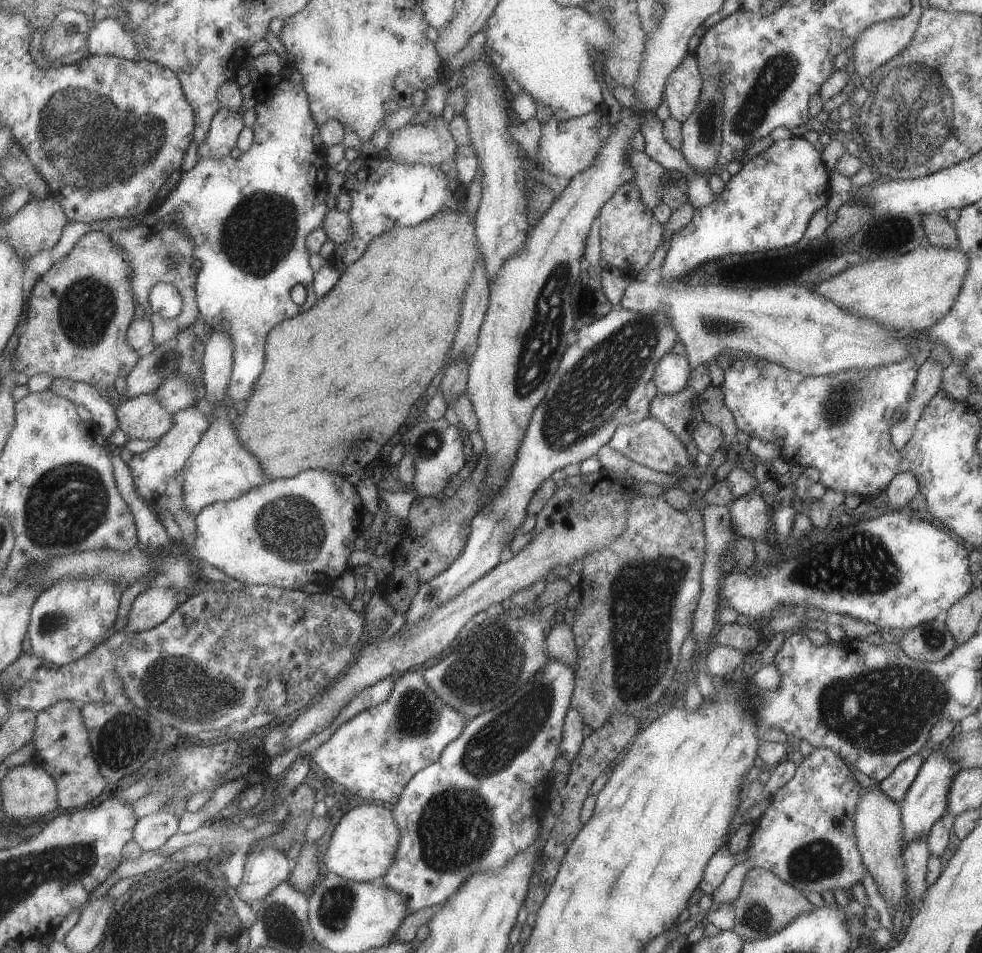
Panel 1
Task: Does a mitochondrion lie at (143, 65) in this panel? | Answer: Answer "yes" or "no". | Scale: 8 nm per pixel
no

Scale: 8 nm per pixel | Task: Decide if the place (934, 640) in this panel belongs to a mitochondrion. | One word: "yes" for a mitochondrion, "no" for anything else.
yes

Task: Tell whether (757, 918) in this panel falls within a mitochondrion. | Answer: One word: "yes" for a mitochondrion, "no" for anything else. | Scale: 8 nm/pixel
yes

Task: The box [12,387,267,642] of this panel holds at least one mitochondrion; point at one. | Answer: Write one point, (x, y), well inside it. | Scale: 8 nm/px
(66, 506)

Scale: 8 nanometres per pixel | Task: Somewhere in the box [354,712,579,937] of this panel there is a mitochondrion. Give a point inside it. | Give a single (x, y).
(456, 829)

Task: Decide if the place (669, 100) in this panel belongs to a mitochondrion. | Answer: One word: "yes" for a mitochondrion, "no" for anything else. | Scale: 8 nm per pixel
no

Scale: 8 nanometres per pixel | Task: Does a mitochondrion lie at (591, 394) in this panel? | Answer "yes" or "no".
yes

